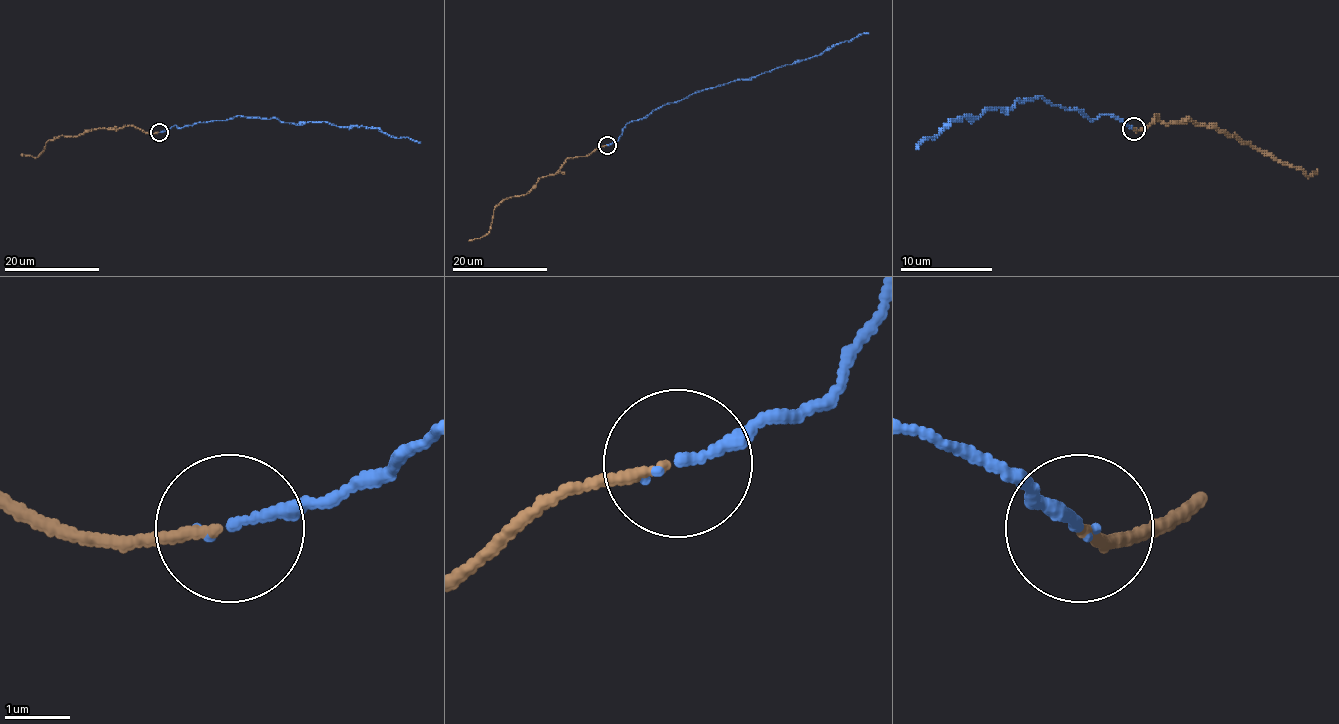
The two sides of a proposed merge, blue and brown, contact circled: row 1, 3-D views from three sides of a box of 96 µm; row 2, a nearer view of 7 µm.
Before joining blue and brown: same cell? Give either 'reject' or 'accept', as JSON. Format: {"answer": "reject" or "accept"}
{"answer": "accept"}

